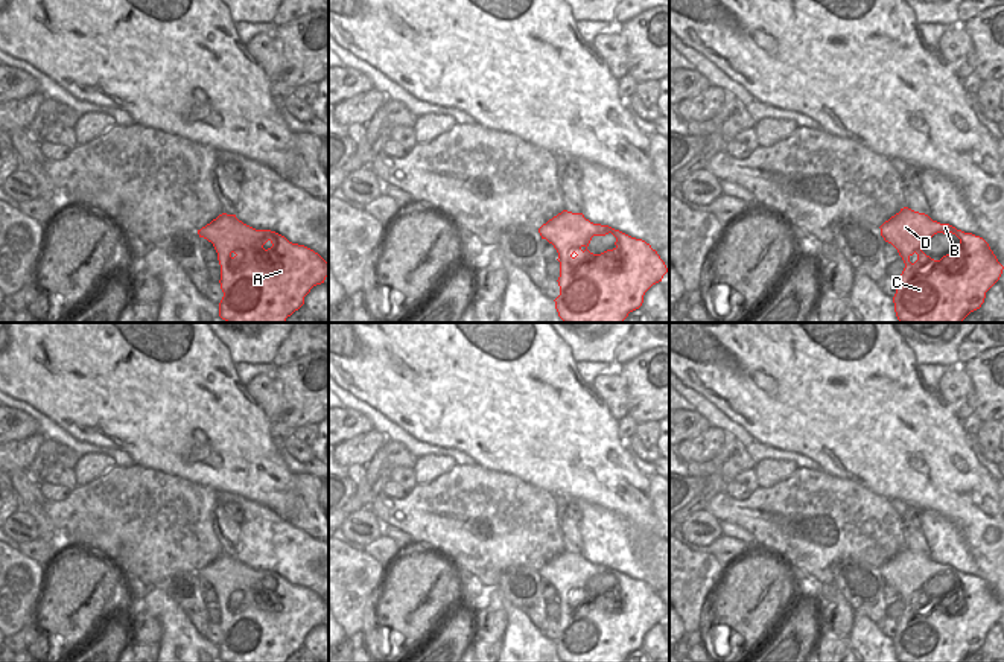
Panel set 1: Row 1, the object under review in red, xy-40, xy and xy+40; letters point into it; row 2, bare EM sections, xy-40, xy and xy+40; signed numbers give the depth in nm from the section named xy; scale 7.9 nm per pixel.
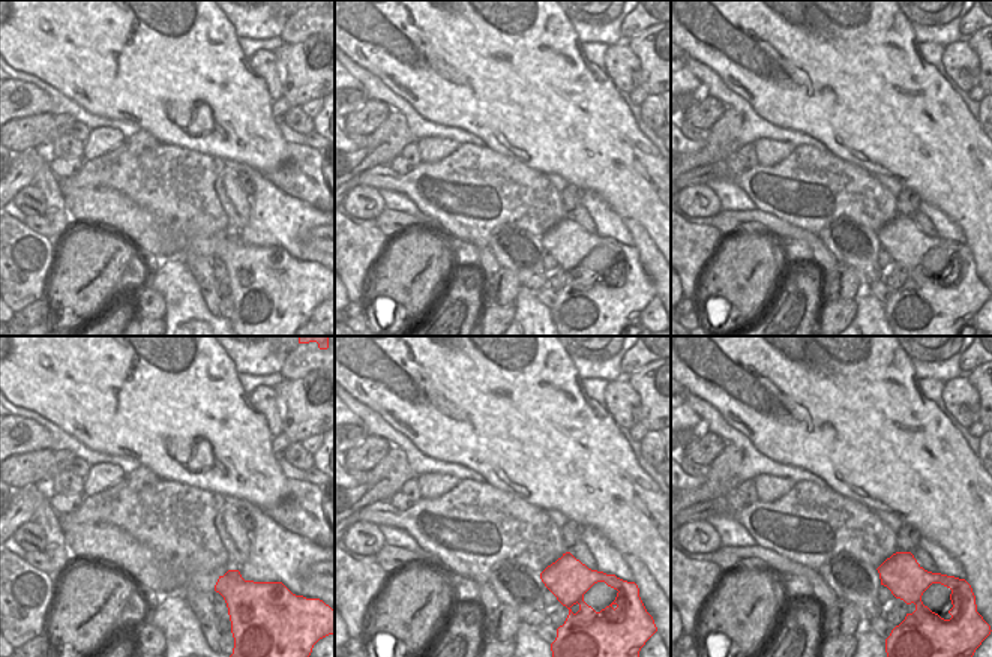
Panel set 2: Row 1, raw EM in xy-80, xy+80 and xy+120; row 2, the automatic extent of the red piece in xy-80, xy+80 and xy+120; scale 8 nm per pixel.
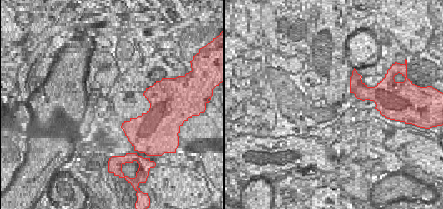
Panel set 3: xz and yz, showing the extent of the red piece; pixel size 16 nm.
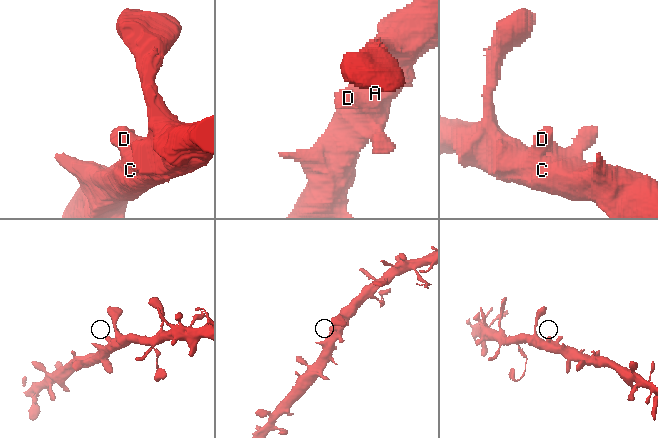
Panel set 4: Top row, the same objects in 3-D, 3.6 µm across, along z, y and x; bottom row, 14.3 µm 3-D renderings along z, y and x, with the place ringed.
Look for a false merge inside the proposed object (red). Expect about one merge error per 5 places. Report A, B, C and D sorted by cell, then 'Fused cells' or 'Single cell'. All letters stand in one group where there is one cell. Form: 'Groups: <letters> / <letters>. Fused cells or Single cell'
Groups: A B C D. Single cell.

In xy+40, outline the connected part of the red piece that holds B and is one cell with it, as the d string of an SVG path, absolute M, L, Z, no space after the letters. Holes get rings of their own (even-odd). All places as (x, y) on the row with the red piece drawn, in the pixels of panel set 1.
M904 207L879 228L884 240L898 250L905 263L902 274L896 278L893 297L894 312L901 323L963 323L971 312L981 307L986 292L1002 274L1004 266L983 237L933 221L925 213ZM937 233L952 233L960 239L958 247L940 260L922 251L922 247Z

